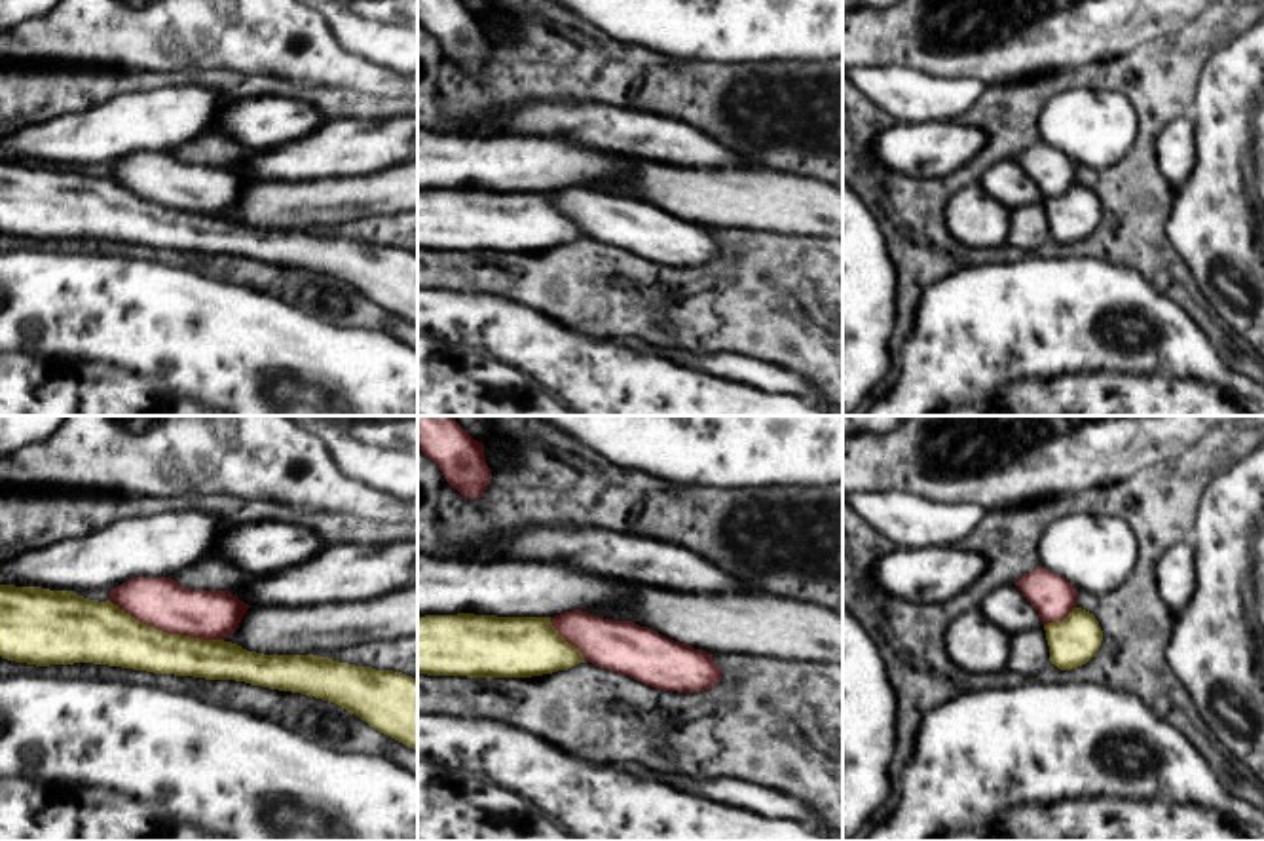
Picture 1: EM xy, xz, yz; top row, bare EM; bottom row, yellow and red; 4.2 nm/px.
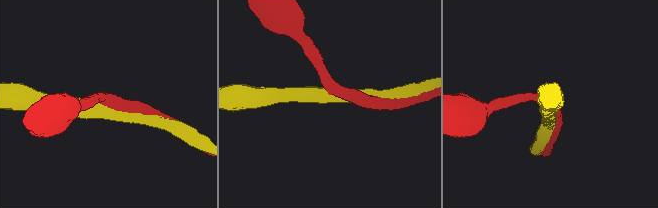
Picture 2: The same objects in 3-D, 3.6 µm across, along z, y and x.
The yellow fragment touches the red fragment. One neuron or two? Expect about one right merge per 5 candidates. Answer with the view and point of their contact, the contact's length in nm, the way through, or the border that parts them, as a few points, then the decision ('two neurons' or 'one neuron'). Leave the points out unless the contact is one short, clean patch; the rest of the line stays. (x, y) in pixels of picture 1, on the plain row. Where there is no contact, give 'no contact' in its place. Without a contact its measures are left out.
contact xy (166, 207); length 500 nm; two neurons

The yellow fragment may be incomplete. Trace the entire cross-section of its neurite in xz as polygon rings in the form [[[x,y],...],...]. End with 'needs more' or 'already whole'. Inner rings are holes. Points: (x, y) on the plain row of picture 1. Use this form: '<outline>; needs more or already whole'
[[[425,190],[418,192],[418,247],[427,251],[531,252],[586,237],[552,201],[550,192]]]; already whole

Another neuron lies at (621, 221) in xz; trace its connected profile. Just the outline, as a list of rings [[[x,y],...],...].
[[[573,184],[550,192],[552,201],[585,235],[662,266],[704,266],[721,256],[712,230],[674,216],[632,196]]]

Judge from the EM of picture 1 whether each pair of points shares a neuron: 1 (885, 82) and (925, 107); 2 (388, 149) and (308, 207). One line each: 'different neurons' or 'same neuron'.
1: same neuron
2: different neurons

